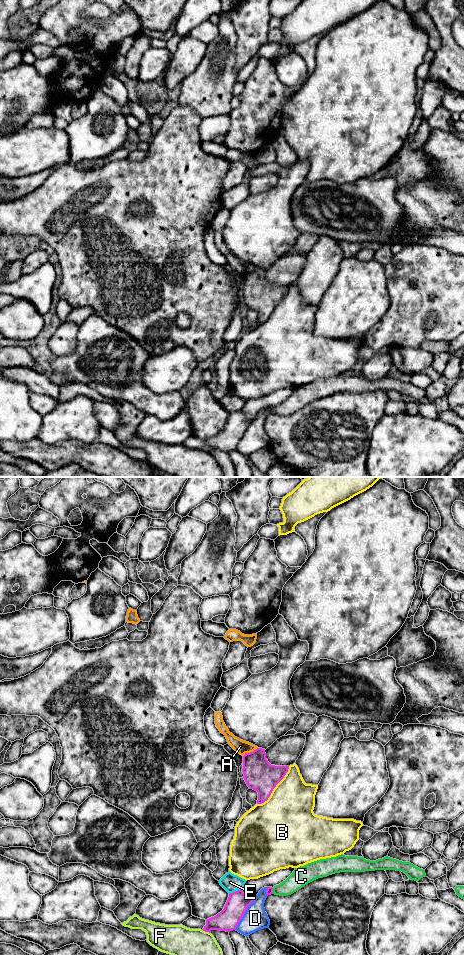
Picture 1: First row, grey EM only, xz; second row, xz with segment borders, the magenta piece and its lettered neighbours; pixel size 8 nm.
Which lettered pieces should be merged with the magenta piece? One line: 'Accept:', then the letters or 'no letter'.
Accept: no letter

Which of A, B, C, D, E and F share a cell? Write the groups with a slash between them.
A / B / C / D / E / F

